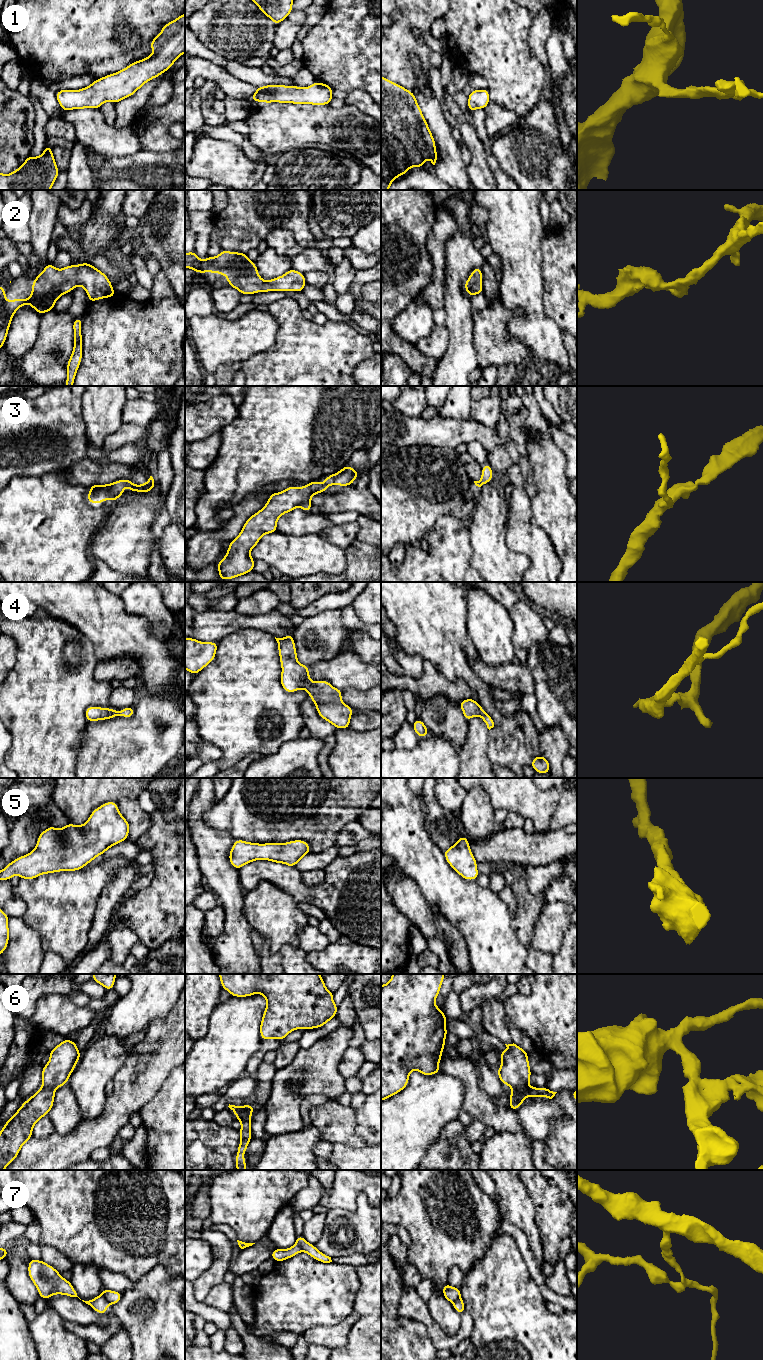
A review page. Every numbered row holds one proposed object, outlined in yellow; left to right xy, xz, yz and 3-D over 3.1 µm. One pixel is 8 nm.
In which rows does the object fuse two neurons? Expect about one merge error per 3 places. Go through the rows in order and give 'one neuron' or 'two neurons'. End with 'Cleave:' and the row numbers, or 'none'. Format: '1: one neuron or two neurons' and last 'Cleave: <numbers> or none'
1: one neuron
2: one neuron
3: one neuron
4: one neuron
5: one neuron
6: two neurons
7: two neurons
Cleave: 6, 7

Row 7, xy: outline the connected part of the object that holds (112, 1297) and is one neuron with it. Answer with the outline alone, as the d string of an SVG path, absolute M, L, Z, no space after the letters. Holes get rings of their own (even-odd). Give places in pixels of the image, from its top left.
M102 1289L101 1295L105 1298L107 1304L111 1305L117 1304L122 1298L122 1293L107 1289Z

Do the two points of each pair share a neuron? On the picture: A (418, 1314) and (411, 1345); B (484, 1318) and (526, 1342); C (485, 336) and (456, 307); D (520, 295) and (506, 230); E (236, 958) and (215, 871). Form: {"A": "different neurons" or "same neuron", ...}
{"A": "different neurons", "B": "same neuron", "C": "different neurons", "D": "same neuron", "E": "same neuron"}

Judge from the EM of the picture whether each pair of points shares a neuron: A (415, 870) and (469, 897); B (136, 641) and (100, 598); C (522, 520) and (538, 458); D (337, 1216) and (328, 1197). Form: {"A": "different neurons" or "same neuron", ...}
{"A": "same neuron", "B": "same neuron", "C": "different neurons", "D": "different neurons"}

